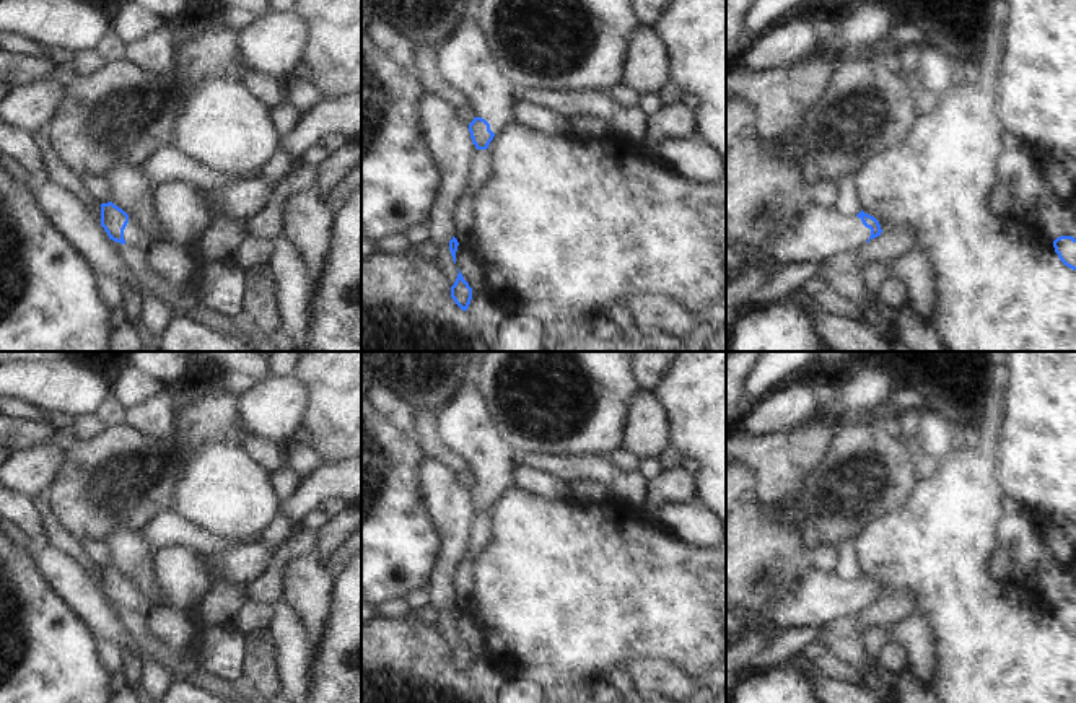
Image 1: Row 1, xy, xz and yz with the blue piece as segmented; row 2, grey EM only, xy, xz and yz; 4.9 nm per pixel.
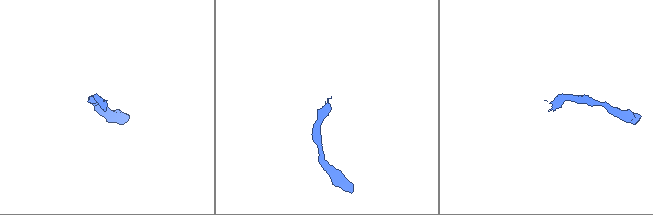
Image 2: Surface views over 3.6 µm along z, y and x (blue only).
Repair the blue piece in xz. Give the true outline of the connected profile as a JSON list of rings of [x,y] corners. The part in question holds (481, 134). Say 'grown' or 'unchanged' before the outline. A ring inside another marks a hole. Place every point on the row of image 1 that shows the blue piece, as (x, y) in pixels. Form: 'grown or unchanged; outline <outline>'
grown; outline [[[474,11],[436,46],[436,67],[441,78],[469,101],[475,116],[469,124],[472,143],[487,150],[493,137],[513,124],[514,85],[501,75],[487,49]]]

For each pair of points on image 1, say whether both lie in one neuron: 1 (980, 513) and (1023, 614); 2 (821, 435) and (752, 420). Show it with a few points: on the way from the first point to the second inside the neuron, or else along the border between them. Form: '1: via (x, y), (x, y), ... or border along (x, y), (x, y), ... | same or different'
1: via (979, 539), (979, 576), (997, 594) | same
2: border along (804, 420), (788, 430), (754, 436) | different

